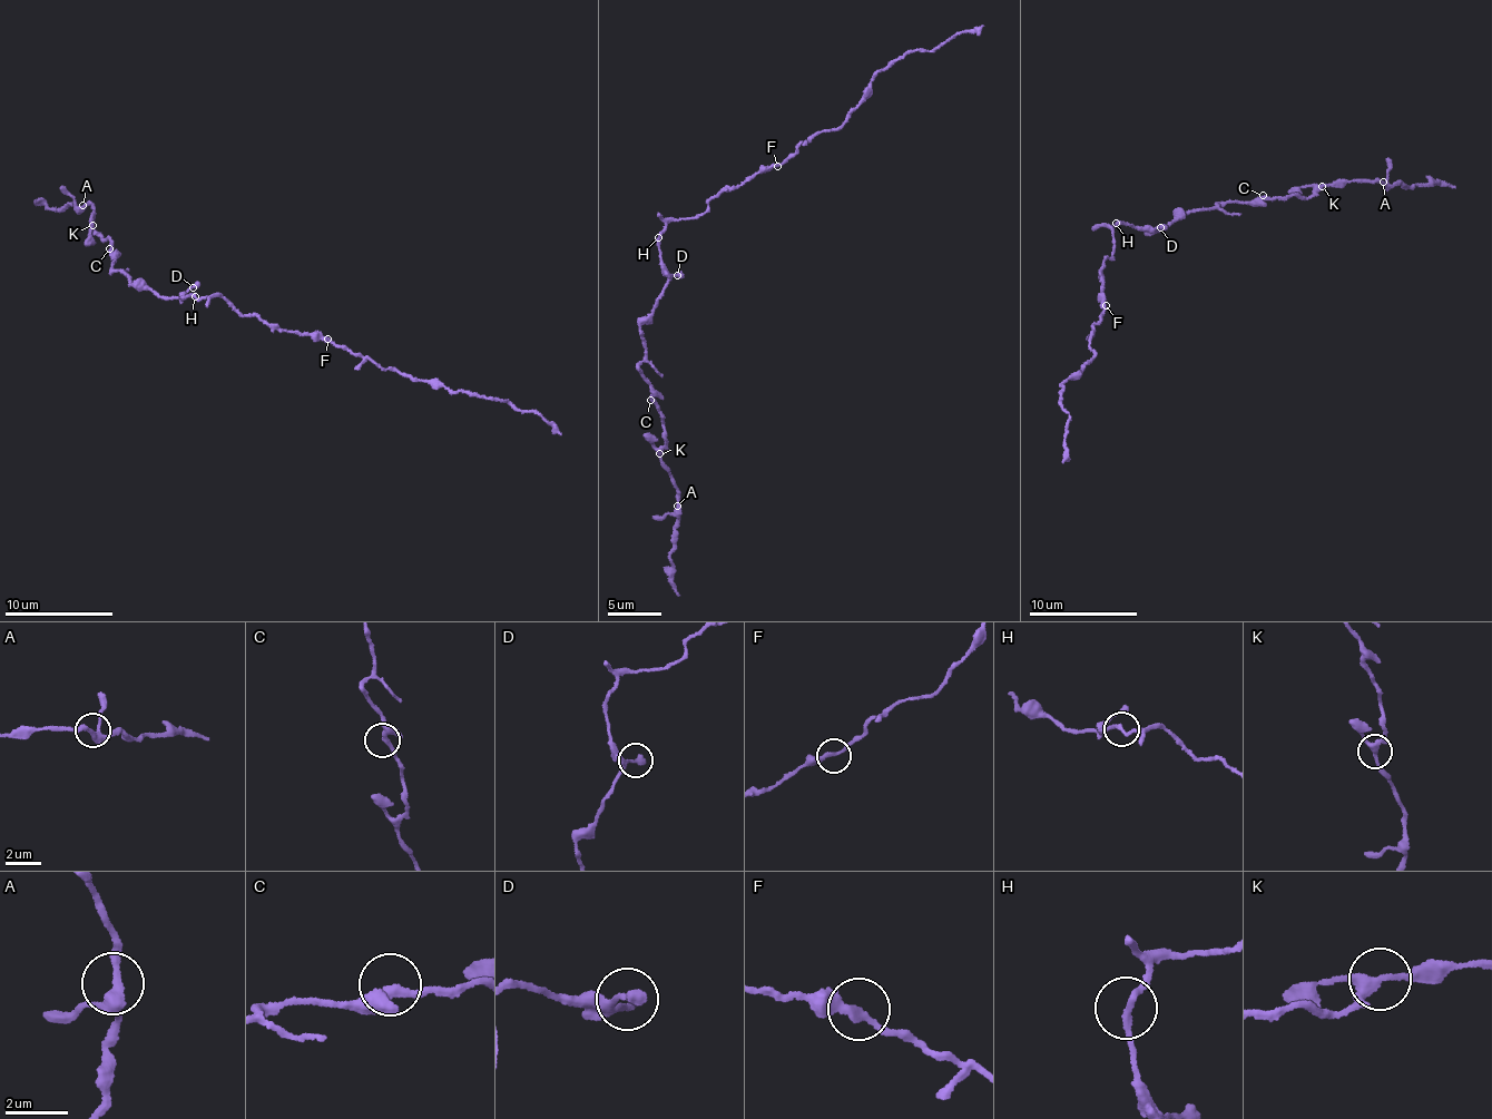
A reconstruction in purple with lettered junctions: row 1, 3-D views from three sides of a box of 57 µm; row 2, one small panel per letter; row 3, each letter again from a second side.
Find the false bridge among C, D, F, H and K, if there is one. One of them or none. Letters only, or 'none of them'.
K

